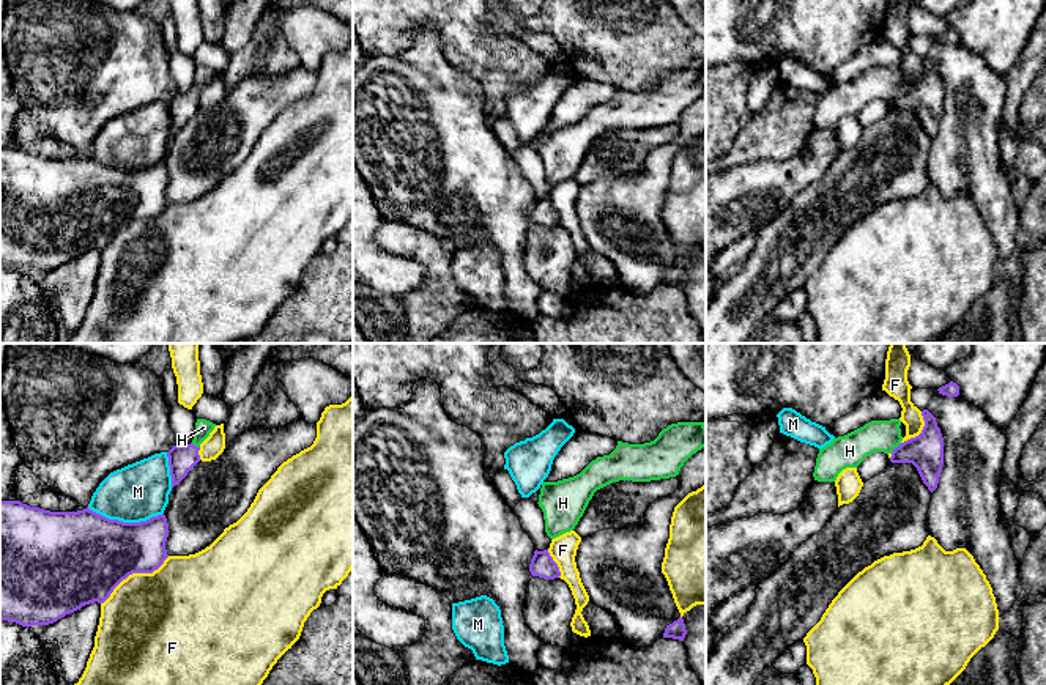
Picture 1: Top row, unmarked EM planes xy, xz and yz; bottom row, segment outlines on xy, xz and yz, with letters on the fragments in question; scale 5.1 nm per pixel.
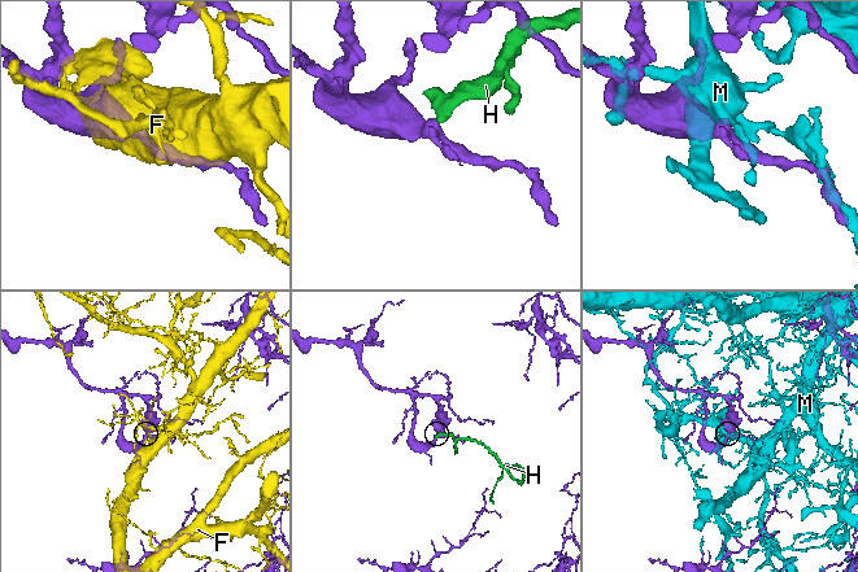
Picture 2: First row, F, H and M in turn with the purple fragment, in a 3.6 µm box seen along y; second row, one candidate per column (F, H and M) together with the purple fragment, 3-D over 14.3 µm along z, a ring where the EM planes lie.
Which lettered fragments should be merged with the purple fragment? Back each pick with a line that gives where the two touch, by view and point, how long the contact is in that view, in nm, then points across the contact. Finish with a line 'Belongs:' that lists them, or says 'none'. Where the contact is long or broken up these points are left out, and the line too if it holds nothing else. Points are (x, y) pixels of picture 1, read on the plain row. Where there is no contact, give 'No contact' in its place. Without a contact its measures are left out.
H: Touches purple at yz (895, 95). Shared border 80 nm. Path across: yz (925, 99), (895, 95), (857, 92), (849, 98)
Belongs: H

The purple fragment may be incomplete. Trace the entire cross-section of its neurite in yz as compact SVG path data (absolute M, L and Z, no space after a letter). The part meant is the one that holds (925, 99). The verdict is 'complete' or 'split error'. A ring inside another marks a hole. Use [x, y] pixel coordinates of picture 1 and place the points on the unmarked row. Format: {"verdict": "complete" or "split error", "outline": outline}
{"verdict": "split error", "outline": "M922 58L925 74L907 88L901 83L901 68L871 68L863 74L835 85L819 96L813 124L818 129L835 129L846 115L857 115L874 99L890 101L892 110L912 110L923 131L933 140L937 135L944 112L944 85L936 65Z"}

